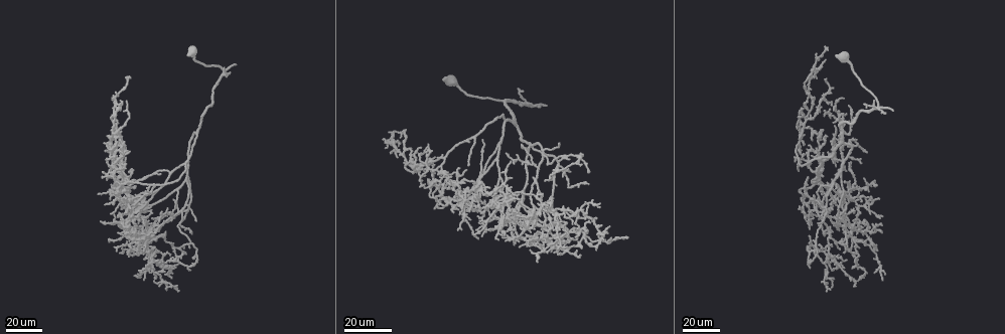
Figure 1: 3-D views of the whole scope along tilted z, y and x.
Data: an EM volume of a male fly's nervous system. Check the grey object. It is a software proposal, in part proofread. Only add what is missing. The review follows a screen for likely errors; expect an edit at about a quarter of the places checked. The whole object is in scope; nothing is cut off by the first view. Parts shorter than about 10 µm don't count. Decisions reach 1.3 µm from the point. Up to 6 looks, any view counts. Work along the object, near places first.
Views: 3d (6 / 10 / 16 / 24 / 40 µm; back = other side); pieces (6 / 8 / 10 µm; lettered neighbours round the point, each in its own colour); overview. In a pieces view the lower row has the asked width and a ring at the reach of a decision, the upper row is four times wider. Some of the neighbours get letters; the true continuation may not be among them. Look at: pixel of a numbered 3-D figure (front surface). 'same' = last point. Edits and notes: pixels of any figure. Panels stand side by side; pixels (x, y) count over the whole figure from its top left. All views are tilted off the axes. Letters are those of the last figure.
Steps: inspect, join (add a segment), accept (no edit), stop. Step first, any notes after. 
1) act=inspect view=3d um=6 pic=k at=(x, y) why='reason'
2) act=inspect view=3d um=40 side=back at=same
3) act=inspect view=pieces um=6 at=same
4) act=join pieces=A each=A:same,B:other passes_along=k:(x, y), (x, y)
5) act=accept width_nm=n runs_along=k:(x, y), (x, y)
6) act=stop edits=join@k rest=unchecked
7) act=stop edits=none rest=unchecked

act=inspect view=3d um=24 pic=1 at=(862, 219) why='branch stops here'

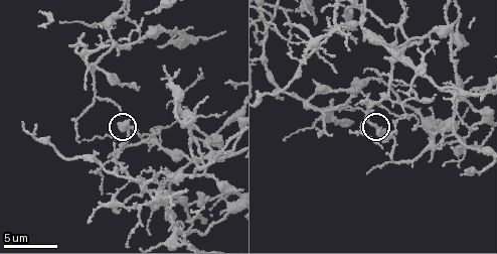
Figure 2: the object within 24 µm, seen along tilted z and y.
act=inspect view=3d um=10 pic=2 at=(128, 122)

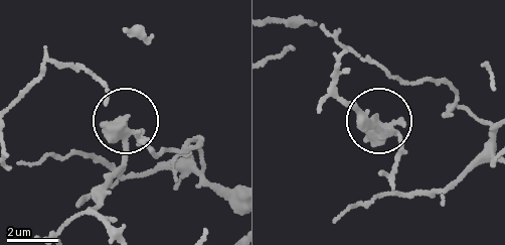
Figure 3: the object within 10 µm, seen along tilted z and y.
act=inspect view=pieces um=10 pic=3 at=(122, 116)

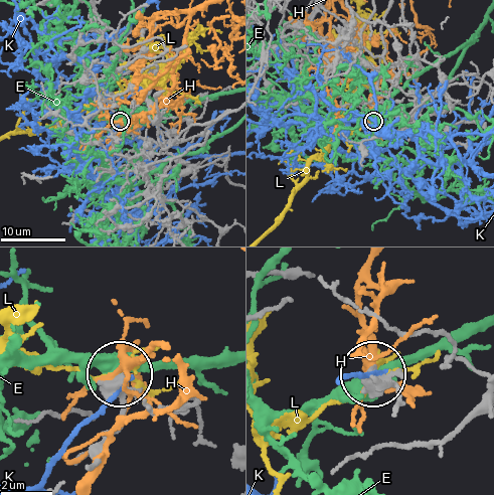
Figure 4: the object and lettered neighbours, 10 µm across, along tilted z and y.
act=accept each=E:other,H:other,K:other,L:other found='no lettered segment goes on from it'

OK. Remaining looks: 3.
act=inspect view=3d um=24 pic=1 at=(467, 166)

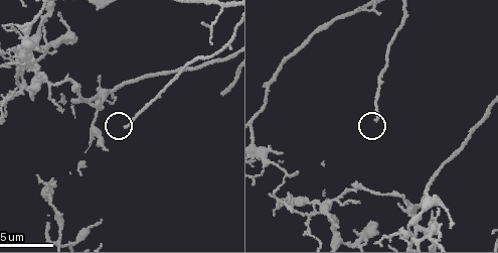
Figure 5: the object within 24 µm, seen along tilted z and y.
act=inspect view=pieces um=10 pic=5 at=(378, 118) why='what lies round it'

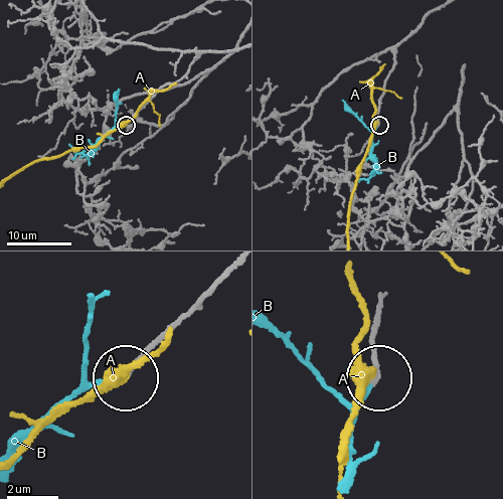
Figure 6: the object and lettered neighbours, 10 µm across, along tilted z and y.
act=join pieces=B width_nm=170 each=A:other,B:same found='it goes on there'

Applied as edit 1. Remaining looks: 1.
act=stop edits=join@6 rest=unchecked

